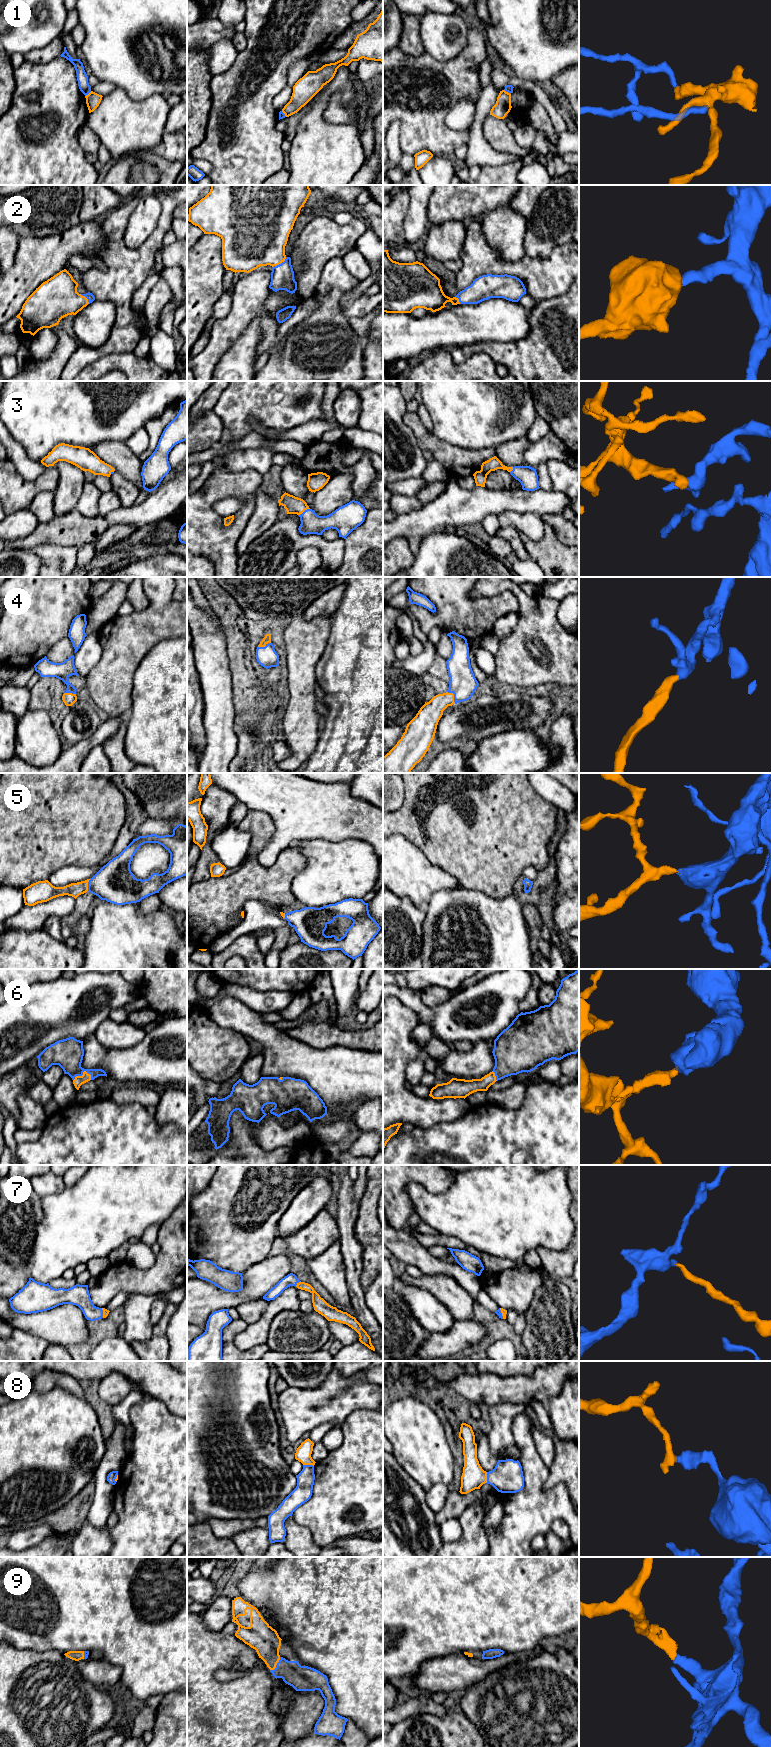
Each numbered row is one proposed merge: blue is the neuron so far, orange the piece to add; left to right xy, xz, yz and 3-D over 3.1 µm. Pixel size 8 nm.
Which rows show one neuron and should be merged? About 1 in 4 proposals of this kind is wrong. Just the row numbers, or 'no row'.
2, 3, 4, 5, 6, 7, 8, 9

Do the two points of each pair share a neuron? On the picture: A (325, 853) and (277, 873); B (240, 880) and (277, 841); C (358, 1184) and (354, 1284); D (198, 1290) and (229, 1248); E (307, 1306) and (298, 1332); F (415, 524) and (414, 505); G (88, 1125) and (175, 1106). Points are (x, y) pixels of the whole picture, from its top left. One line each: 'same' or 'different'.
A: different
B: different
C: different
D: different
E: different
F: different
G: different

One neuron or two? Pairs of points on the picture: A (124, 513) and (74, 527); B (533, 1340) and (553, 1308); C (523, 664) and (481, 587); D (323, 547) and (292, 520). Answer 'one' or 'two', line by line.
A: two
B: one
C: one
D: one

